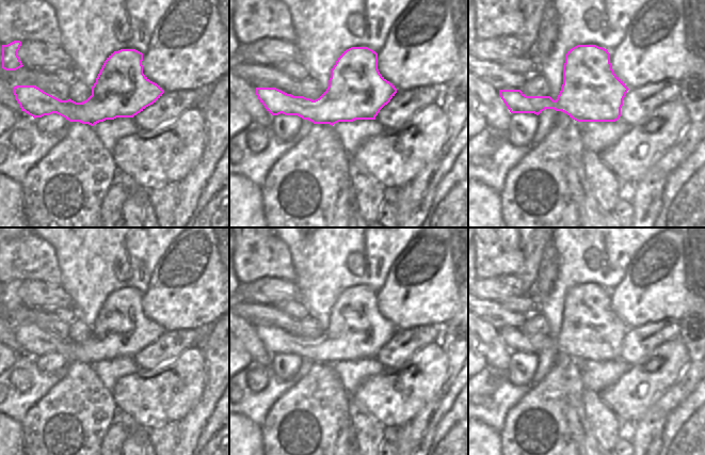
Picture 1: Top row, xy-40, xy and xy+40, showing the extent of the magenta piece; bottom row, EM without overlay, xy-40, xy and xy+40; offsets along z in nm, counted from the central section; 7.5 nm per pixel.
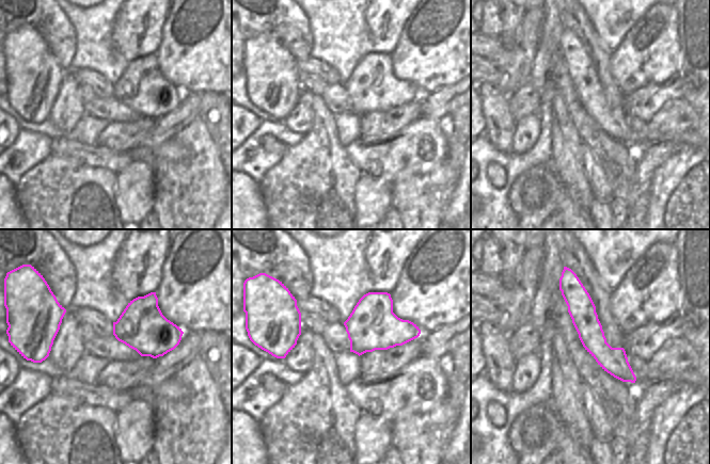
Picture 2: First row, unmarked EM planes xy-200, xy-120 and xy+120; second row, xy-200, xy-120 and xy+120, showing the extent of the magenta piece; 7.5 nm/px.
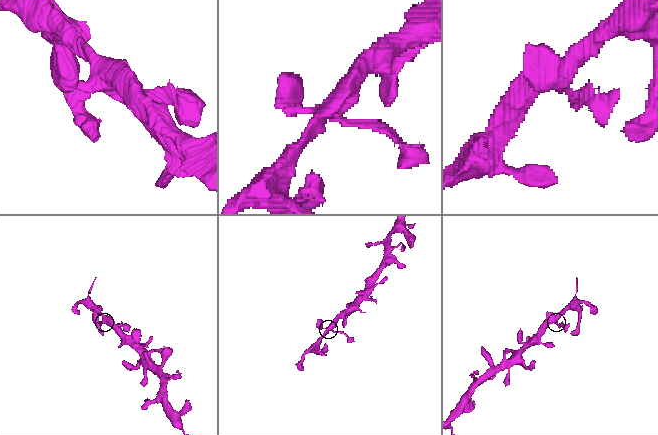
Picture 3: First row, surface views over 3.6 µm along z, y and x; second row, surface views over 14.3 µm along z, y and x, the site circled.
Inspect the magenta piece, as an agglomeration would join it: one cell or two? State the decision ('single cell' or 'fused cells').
single cell

